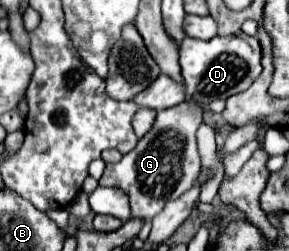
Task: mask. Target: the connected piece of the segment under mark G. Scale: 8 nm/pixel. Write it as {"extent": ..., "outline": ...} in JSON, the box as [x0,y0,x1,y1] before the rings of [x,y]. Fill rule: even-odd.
{"extent":[100,99,202,219],"outline":[[[188,99],[176,107],[158,111],[156,123],[138,145],[122,155],[118,163],[108,163],[100,179],[102,187],[118,187],[130,197],[132,219],[156,217],[168,201],[178,199],[192,189],[200,175],[200,157],[196,151],[196,131],[202,125],[202,107]]]}

